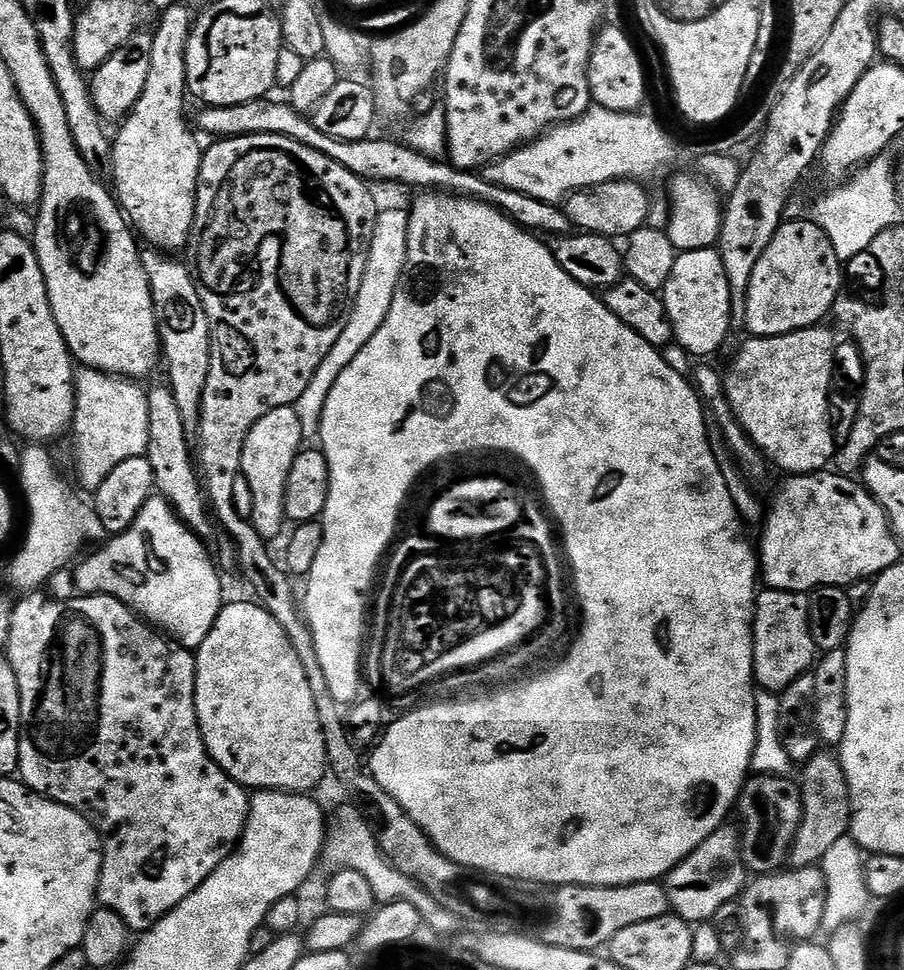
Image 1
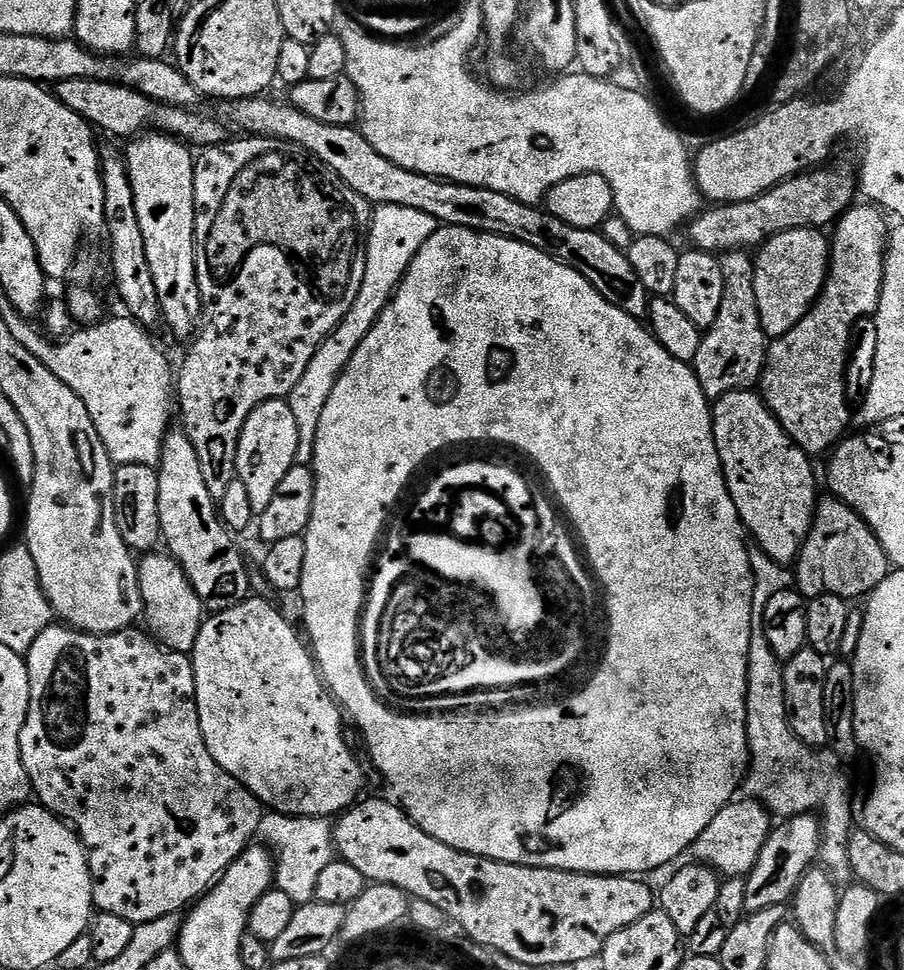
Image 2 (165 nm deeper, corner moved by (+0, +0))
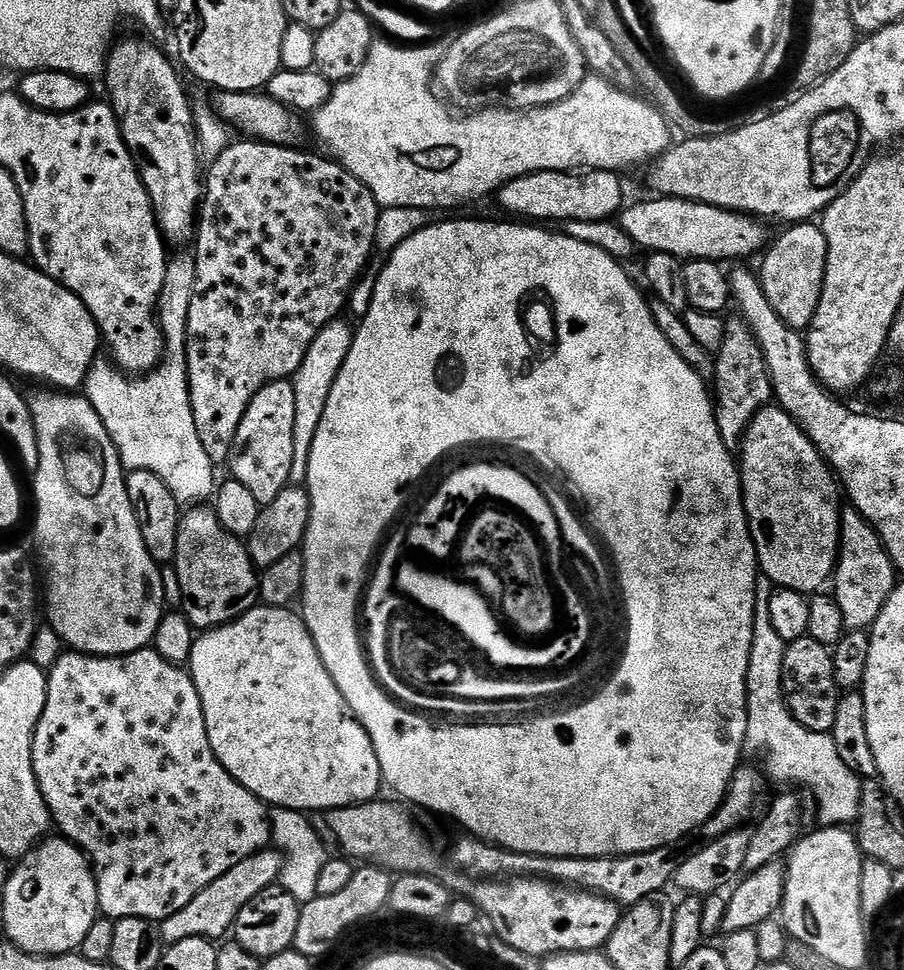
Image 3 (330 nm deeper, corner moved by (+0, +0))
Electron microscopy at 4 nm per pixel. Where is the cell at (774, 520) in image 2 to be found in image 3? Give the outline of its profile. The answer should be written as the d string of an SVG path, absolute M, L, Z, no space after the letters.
M769 406L754 414L738 452L738 467L759 571L777 589L819 593L836 570L842 492L816 444L786 410Z

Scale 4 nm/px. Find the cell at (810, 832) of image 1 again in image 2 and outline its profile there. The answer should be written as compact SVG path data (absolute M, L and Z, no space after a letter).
M815 815L794 816L781 826L773 827L754 870L746 877L745 913L787 905L793 899L800 880L817 863L822 843L822 824Z

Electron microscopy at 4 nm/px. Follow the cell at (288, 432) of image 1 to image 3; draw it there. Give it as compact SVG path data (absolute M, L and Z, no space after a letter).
M291 379L270 382L262 390L258 390L258 394L254 394L254 402L250 402L238 426L232 447L238 451L230 460L231 479L242 482L242 486L246 486L250 494L254 494L261 506L274 502L274 498L278 498L278 494L289 487L290 465L294 463L294 386Z

